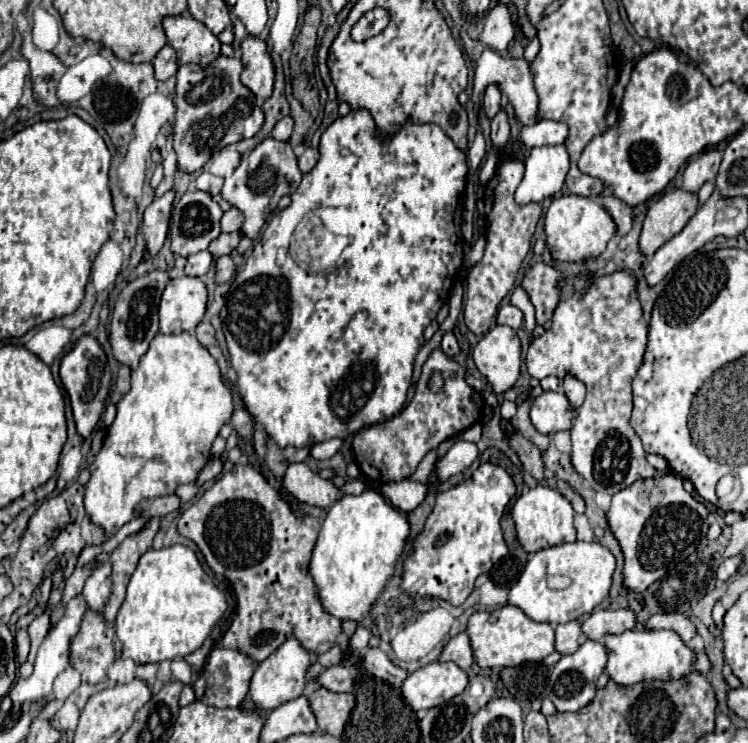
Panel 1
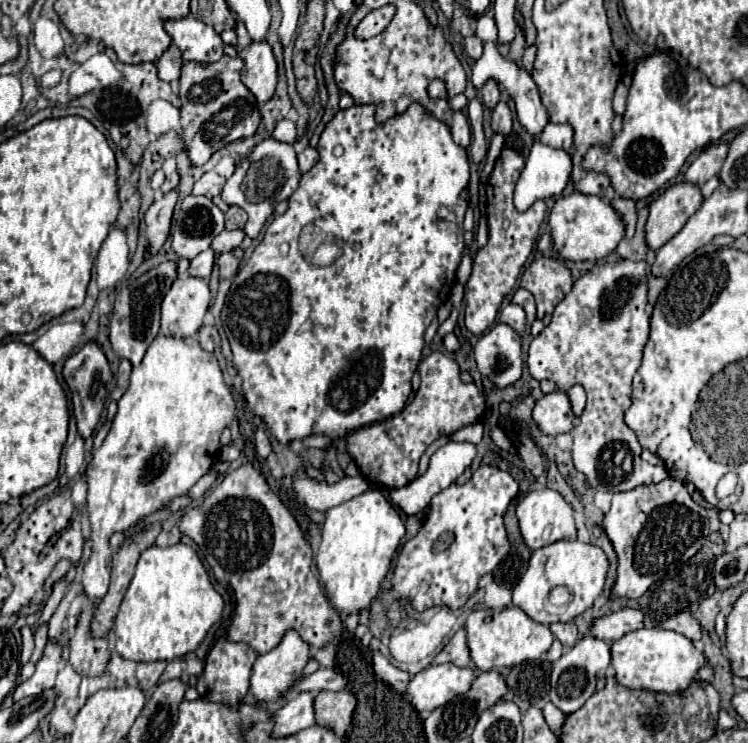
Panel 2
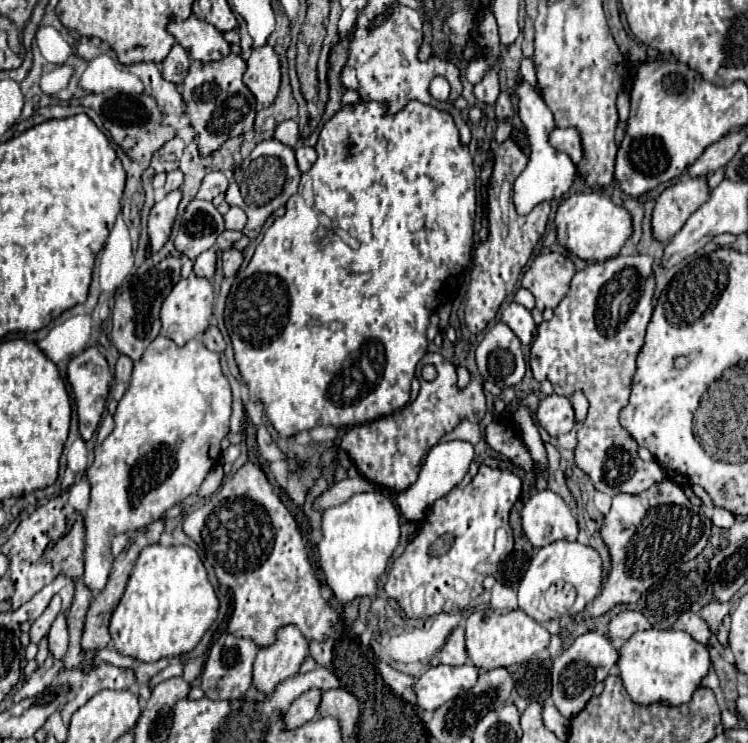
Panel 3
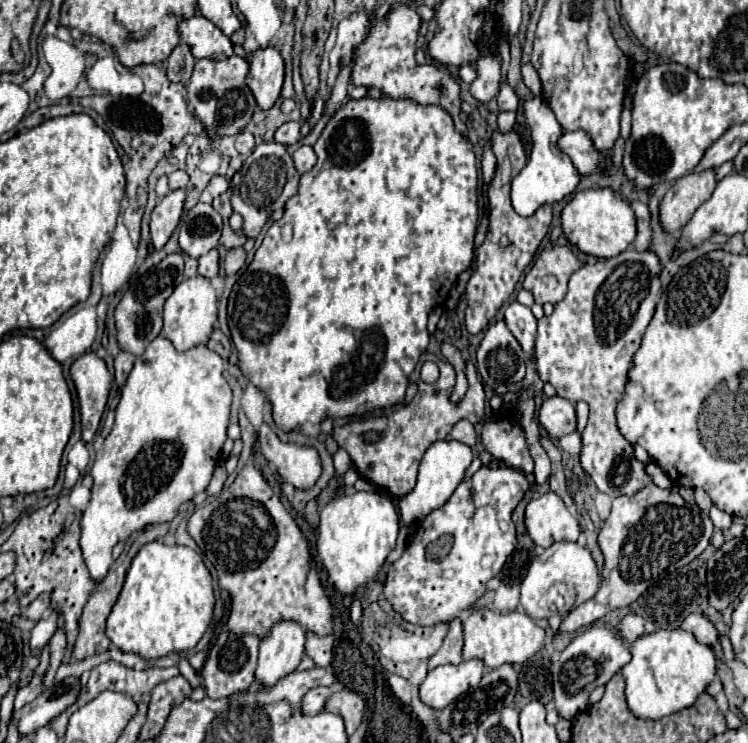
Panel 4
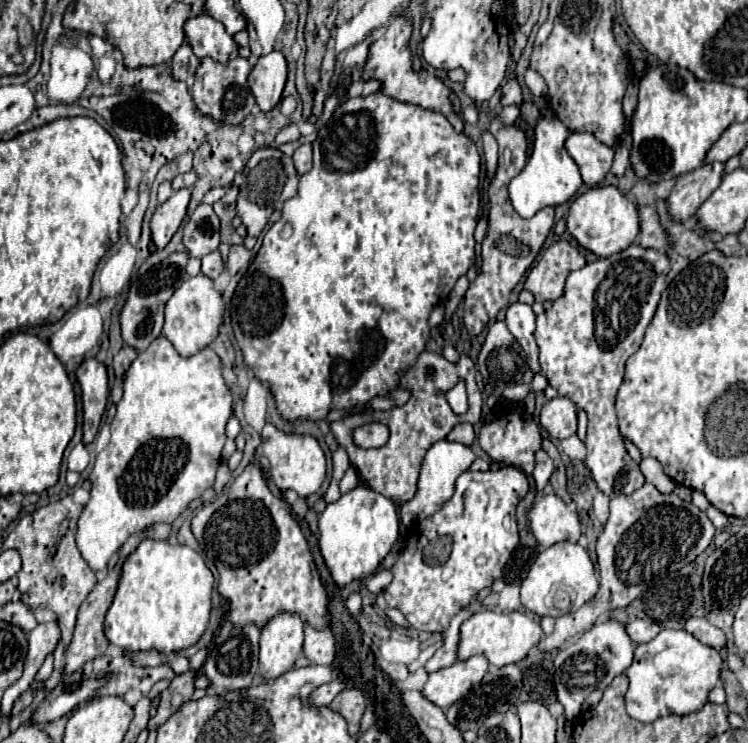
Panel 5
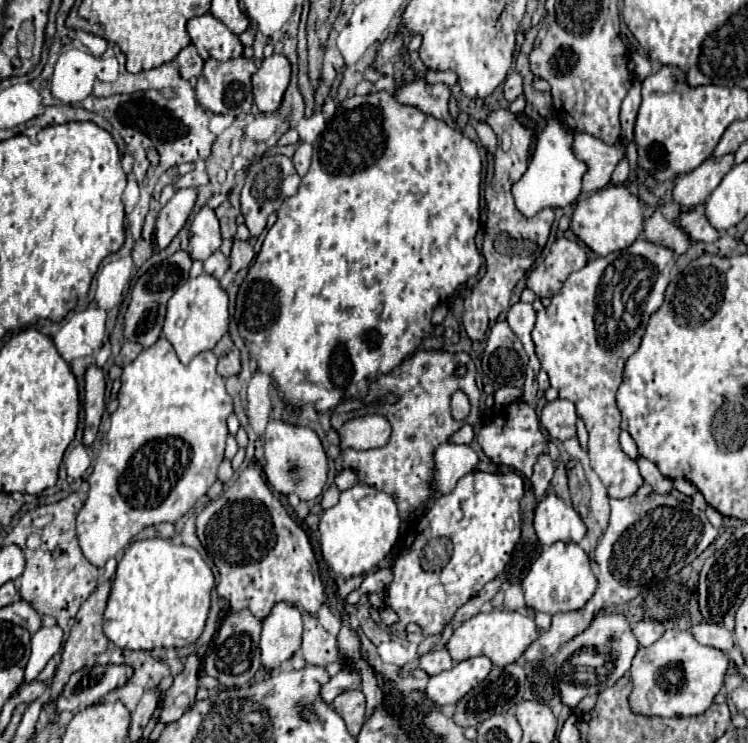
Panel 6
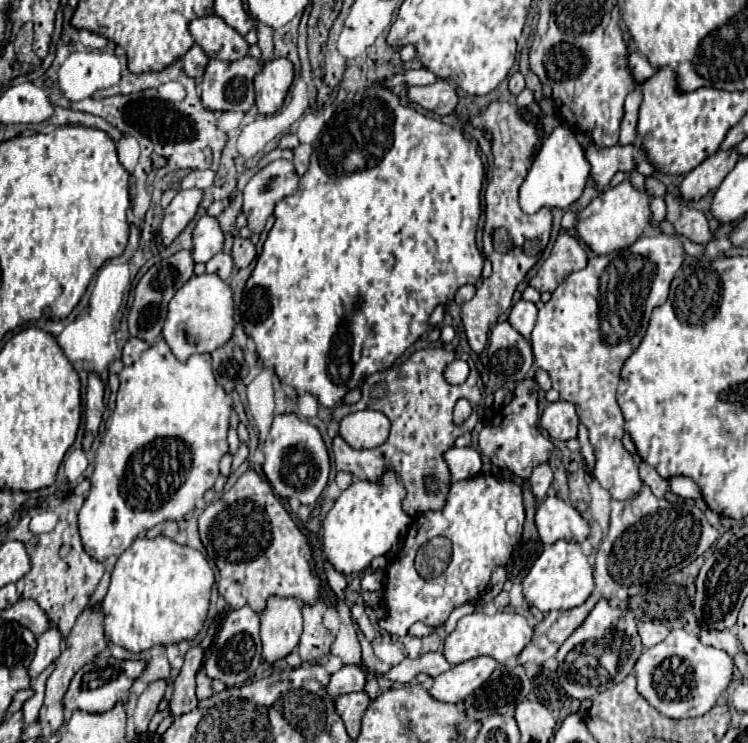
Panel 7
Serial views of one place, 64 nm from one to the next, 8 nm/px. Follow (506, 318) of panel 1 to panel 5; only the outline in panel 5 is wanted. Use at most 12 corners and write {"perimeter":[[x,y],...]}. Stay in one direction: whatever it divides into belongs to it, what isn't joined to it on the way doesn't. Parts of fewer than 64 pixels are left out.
{"perimeter":[[528,304],[506,310],[506,326],[526,352],[532,372],[540,370],[534,340],[536,316]]}

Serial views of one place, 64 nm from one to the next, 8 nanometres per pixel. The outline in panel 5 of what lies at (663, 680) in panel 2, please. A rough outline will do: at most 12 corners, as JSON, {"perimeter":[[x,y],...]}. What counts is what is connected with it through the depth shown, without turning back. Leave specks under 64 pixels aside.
{"perimeter":[[684,630],[638,644],[624,672],[640,722],[698,712],[722,656]]}

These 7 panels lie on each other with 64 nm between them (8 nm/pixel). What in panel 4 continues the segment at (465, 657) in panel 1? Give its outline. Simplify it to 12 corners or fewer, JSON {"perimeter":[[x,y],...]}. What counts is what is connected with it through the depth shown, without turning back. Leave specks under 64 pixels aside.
{"perimeter":[[462,624],[452,628],[442,648],[428,660],[428,668],[462,662]]}

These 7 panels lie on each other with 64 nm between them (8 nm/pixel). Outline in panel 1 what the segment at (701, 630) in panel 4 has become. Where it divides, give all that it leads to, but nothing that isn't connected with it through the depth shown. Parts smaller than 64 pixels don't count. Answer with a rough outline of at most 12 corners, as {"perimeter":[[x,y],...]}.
{"perimeter":[[654,614],[648,630],[674,630],[684,642],[696,636],[684,614]]}

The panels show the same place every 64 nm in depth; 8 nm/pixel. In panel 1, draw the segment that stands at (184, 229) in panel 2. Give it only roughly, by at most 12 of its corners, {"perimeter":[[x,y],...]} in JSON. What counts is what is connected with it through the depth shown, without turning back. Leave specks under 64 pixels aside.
{"perimeter":[[186,192],[172,210],[172,252],[206,250],[222,208],[208,192]]}

